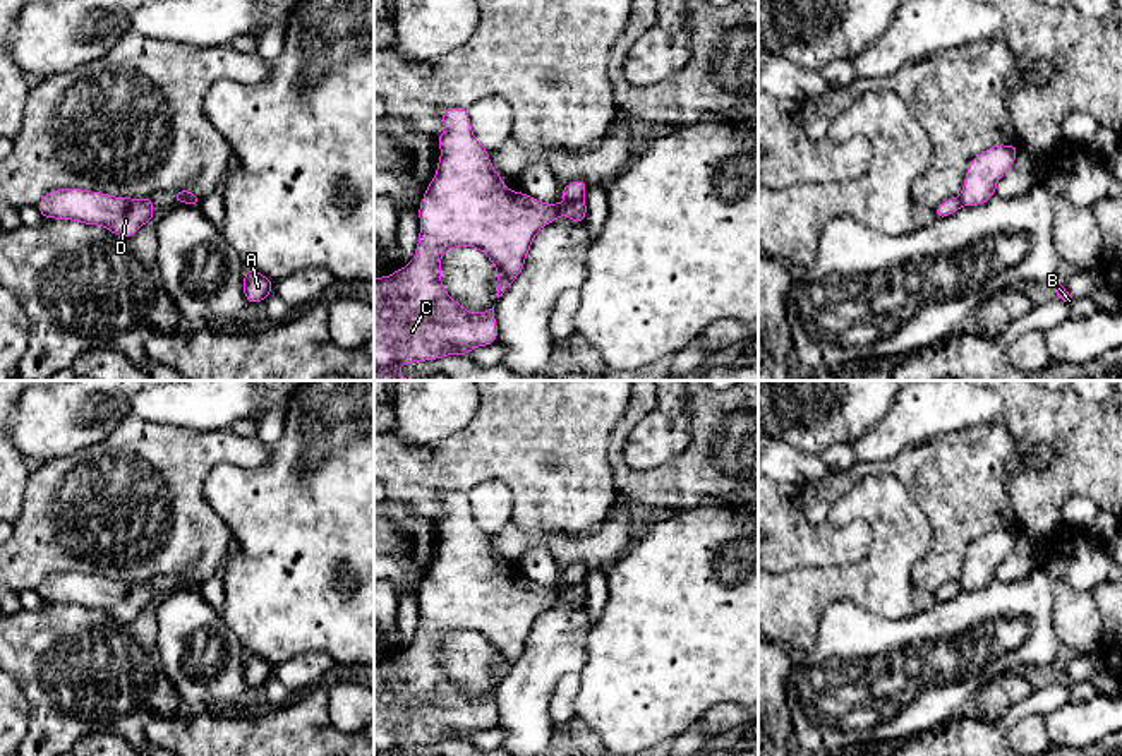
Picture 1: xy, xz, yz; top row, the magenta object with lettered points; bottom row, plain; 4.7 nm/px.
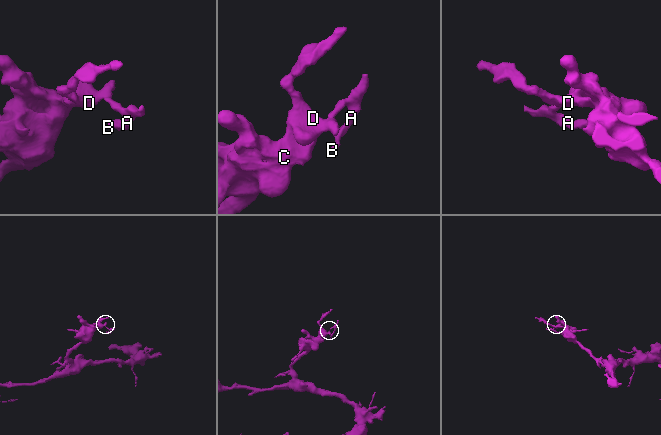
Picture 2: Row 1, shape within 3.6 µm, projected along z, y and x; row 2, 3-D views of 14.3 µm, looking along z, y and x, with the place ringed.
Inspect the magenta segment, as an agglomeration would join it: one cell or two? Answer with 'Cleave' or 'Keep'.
Cleave

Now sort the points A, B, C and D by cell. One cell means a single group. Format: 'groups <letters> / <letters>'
groups A B / C D

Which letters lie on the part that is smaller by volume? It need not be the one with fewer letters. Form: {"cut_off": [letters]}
{"cut_off": ["A", "B"]}

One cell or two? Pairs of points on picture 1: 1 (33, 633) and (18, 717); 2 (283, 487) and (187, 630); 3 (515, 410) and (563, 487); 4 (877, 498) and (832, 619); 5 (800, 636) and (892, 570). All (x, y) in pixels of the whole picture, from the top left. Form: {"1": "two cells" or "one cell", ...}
{"1": "two cells", "2": "two cells", "3": "one cell", "4": "two cells", "5": "one cell"}

